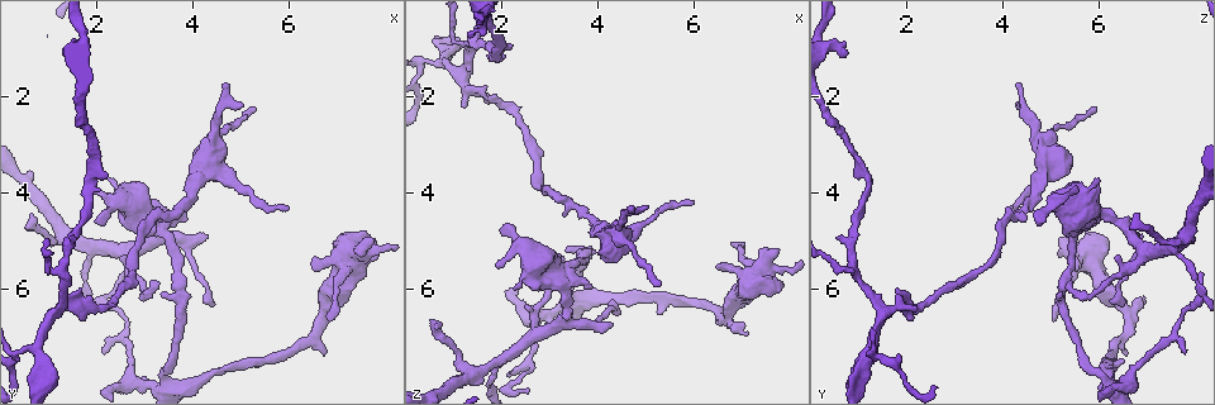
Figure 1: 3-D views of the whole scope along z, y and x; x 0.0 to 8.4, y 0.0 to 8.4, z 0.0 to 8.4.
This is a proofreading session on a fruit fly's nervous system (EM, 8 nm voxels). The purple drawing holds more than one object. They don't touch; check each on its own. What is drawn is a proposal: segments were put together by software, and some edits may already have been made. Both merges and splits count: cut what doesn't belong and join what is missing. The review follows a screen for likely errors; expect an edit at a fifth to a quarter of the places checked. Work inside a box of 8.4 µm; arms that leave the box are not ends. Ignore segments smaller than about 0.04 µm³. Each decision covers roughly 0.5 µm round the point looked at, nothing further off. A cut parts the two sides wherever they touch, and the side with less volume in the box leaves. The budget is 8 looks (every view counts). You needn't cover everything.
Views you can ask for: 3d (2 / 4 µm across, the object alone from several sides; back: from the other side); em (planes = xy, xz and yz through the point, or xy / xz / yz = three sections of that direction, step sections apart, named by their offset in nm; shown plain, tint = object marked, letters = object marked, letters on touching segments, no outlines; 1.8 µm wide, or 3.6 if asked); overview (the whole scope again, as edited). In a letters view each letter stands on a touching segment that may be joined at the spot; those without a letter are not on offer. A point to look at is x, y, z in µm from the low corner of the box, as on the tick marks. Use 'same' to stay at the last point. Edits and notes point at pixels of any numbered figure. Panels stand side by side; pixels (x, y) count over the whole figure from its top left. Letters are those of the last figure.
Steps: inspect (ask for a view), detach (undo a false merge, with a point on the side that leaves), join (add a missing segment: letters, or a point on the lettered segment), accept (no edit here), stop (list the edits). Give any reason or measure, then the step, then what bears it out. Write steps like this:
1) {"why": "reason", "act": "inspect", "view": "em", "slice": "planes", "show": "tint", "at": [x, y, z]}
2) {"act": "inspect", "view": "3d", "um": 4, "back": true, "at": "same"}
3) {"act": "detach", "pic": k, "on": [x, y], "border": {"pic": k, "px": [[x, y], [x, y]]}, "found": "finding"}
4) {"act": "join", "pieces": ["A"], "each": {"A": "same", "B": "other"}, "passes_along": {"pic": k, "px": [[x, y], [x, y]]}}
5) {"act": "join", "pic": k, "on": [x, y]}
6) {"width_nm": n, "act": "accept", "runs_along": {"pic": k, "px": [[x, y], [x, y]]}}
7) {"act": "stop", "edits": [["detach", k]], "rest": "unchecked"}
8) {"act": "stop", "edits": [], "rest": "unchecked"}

{"why": "free end", "act": "inspect", "view": "em", "slice": "planes", "show": "letters", "at": [1.30, 1.15, 0.80]}

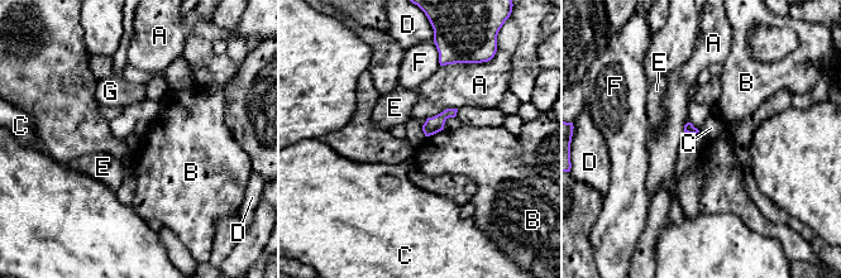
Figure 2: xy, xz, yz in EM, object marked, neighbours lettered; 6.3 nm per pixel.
{"act": "accept", "each": {"A": "other", "B": "other", "C": "other", "D": "other", "E": "other", "F": "other", "G": "other"}, "border": {"pic": 2, "px": [[443, 129], [426, 137]]}, "found": "no lettered segment goes on from it"}

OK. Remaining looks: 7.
{"why": "thin end", "act": "inspect", "view": "em", "slice": "planes", "show": "plain", "at": [4.65, 1.70, 4.30]}

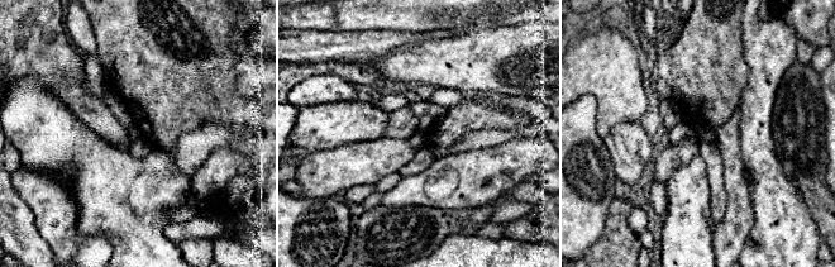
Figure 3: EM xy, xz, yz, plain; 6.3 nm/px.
{"act": "inspect", "view": "em", "slice": "planes", "show": "letters", "at": "same"}

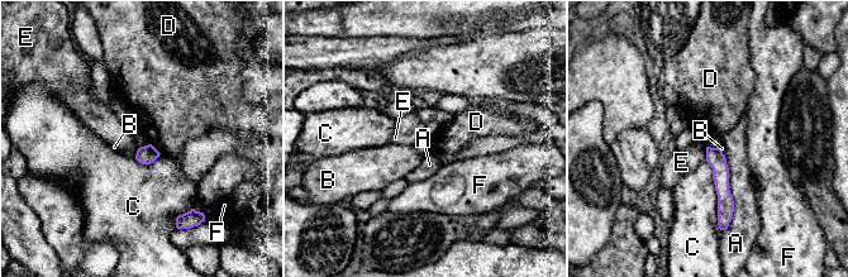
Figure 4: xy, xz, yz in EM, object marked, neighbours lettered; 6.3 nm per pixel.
{"act": "accept", "each": {"A": "other", "B": "other", "C": "other", "D": "other", "E": "other", "F": "other"}, "found": "no lettered segment goes on from it"}

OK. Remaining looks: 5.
{"why": "sudden change in width", "act": "inspect", "view": "3d", "um": 4, "at": [2.70, 7.55, 6.80]}

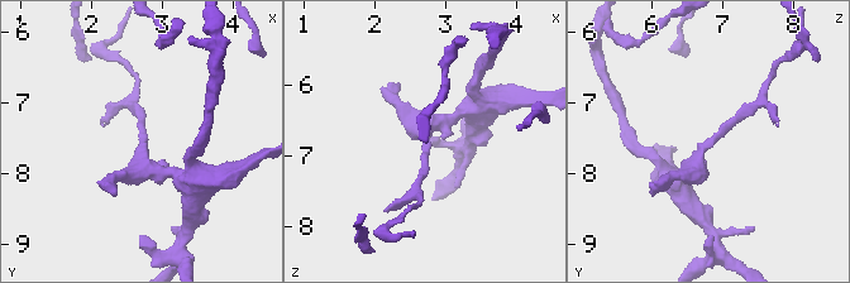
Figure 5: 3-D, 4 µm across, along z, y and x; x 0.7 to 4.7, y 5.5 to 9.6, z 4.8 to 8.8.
{"why": "now the EM", "act": "inspect", "view": "em", "slice": "xy", "step": 4, "show": "tint", "at": [2.65, 7.65, 6.75]}

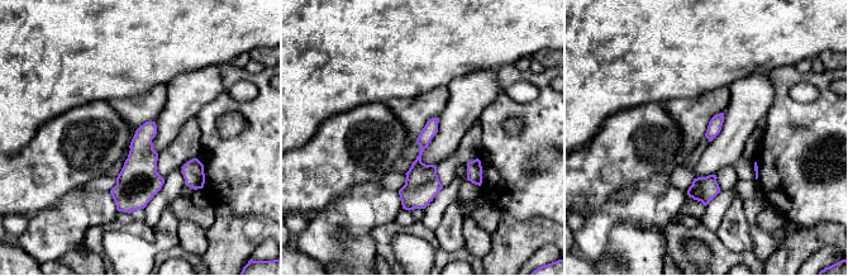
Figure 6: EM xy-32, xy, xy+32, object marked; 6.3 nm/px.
{"act": "inspect", "view": "em", "slice": "planes", "show": "letters", "at": "same"}

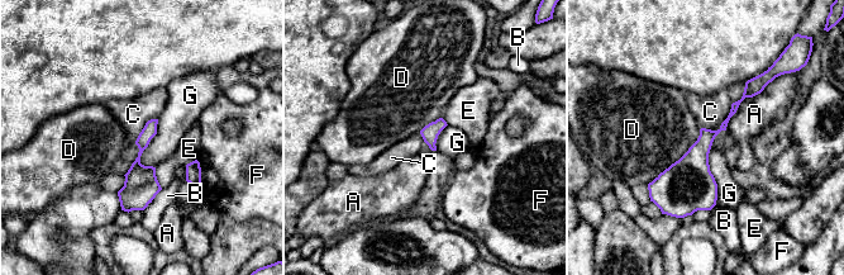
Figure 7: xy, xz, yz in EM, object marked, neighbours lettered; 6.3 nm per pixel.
{"longest_contact_nm": ["D", 500], "act": "accept", "each": {"A": "other", "B": "other", "C": "other", "D": "other", "E": "other", "F": "other", "G": "other"}, "border": {"pic": 7, "px": [[733, 103], [716, 129], [701, 128]]}, "found": "all the same cell"}

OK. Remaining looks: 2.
{"act": "stop", "edits": [], "rest": "unchecked"}

